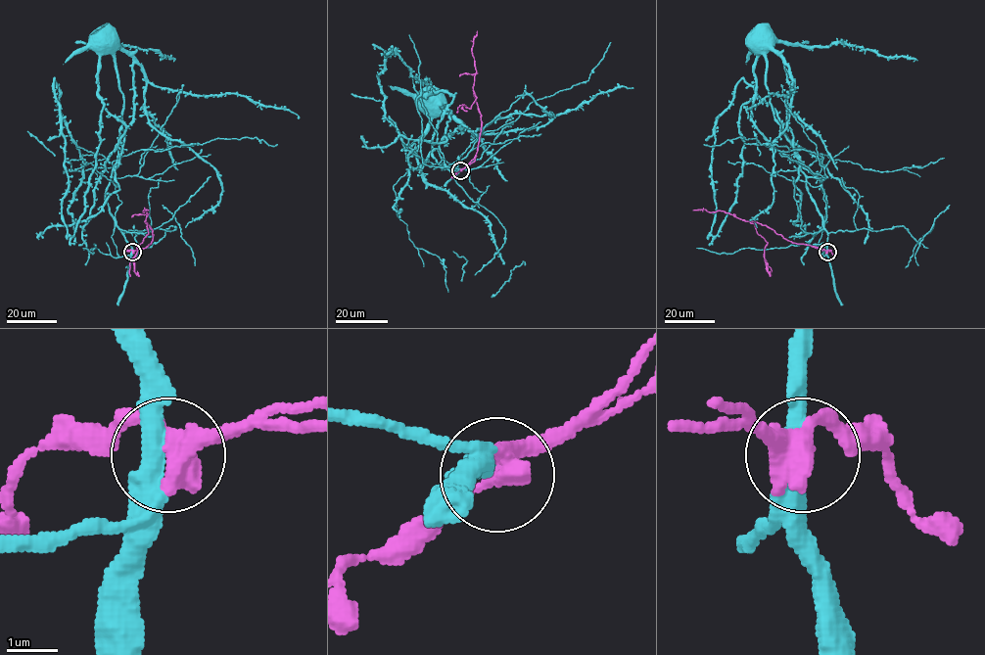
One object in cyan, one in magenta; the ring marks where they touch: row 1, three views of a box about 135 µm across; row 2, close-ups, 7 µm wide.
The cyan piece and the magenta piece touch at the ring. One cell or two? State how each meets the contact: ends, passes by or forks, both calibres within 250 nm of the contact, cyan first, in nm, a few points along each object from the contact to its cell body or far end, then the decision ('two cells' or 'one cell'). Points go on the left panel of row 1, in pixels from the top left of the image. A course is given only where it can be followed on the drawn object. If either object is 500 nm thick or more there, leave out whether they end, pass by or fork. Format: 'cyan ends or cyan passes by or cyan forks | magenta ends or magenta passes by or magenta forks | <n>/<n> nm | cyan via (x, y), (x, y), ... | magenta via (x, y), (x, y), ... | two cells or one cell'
cyan passes by | magenta passes by | 420/480 nm | cyan via (132, 252), (105, 197), (123, 106), (110, 53), (72, 235), (54, 78), (83, 163), (69, 208), (75, 244) | magenta via (132, 252), (142, 250), (152, 241), (152, 230), (146, 221), (148, 233), (130, 262), (130, 276) | two cells

